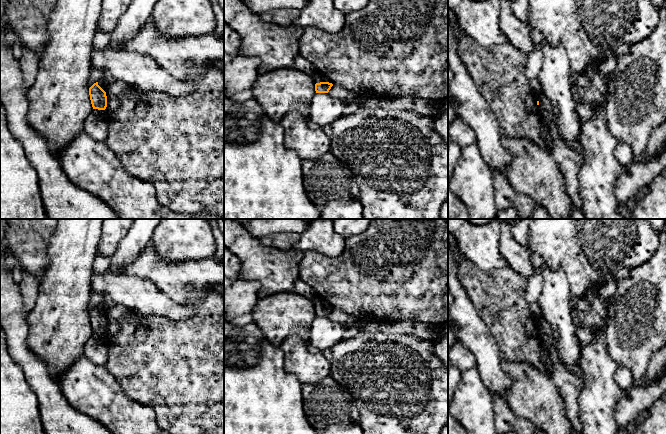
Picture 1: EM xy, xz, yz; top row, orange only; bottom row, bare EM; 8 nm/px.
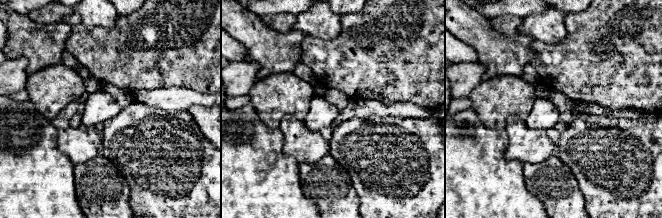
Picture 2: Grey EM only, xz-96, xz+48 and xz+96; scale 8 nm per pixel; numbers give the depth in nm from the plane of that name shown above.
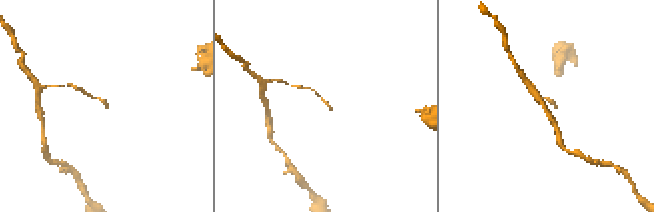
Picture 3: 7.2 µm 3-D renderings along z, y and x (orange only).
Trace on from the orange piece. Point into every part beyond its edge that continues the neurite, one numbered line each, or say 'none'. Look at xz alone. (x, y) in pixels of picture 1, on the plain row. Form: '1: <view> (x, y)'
1: xz (318, 302)

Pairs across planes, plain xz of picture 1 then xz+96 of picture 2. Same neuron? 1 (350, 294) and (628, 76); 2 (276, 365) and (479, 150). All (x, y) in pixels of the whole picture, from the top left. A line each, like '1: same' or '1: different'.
1: same
2: same

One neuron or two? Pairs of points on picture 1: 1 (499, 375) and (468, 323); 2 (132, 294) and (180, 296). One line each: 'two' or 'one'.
1: one
2: two

